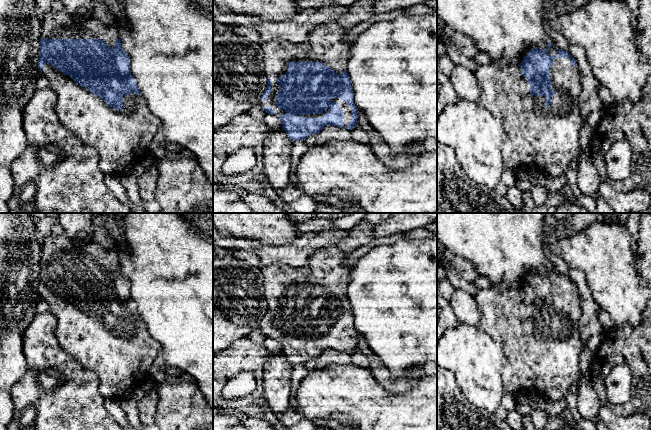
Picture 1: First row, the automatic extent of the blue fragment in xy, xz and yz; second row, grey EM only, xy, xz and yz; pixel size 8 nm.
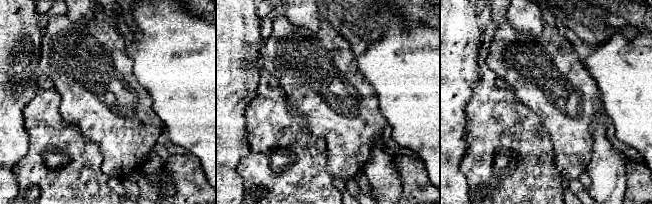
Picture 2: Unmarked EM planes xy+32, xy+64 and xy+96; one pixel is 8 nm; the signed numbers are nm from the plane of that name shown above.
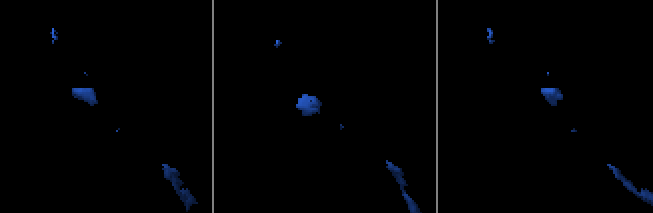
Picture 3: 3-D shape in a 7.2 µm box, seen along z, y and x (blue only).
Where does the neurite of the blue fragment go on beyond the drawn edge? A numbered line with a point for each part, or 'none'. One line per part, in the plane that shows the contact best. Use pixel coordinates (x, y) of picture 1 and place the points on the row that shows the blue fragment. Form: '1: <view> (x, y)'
1: yz (548, 139)

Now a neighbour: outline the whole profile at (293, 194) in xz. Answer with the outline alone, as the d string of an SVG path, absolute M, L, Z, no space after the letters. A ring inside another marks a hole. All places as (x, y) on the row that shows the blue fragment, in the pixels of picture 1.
M296 175L292 176L286 187L276 192L294 213L314 213L319 204L304 192L303 185Z

